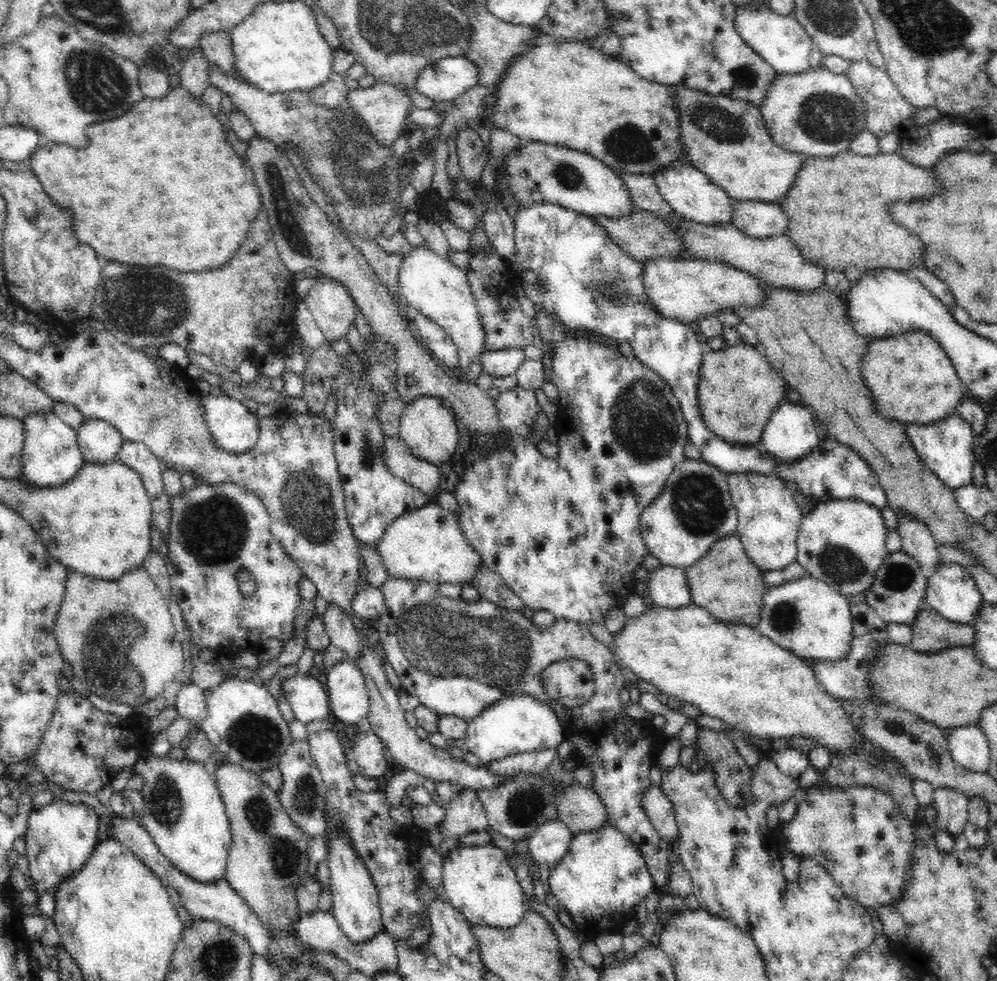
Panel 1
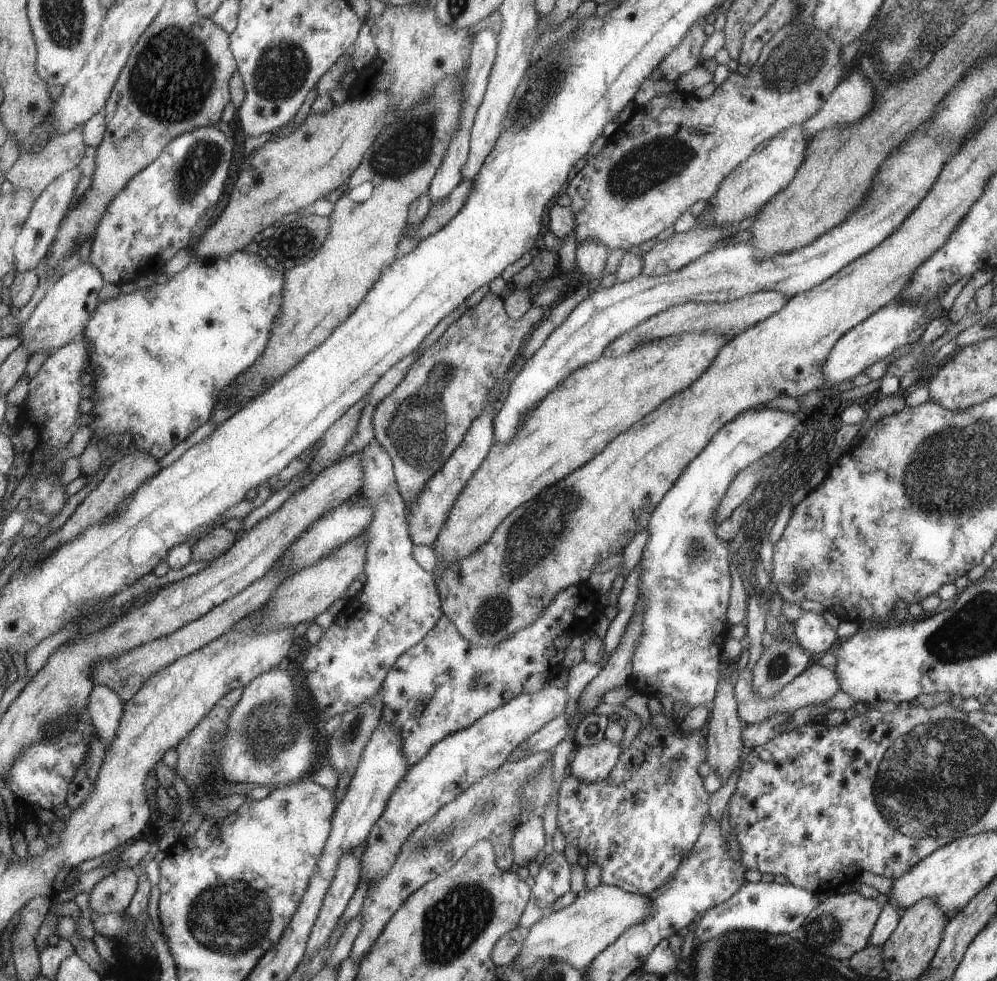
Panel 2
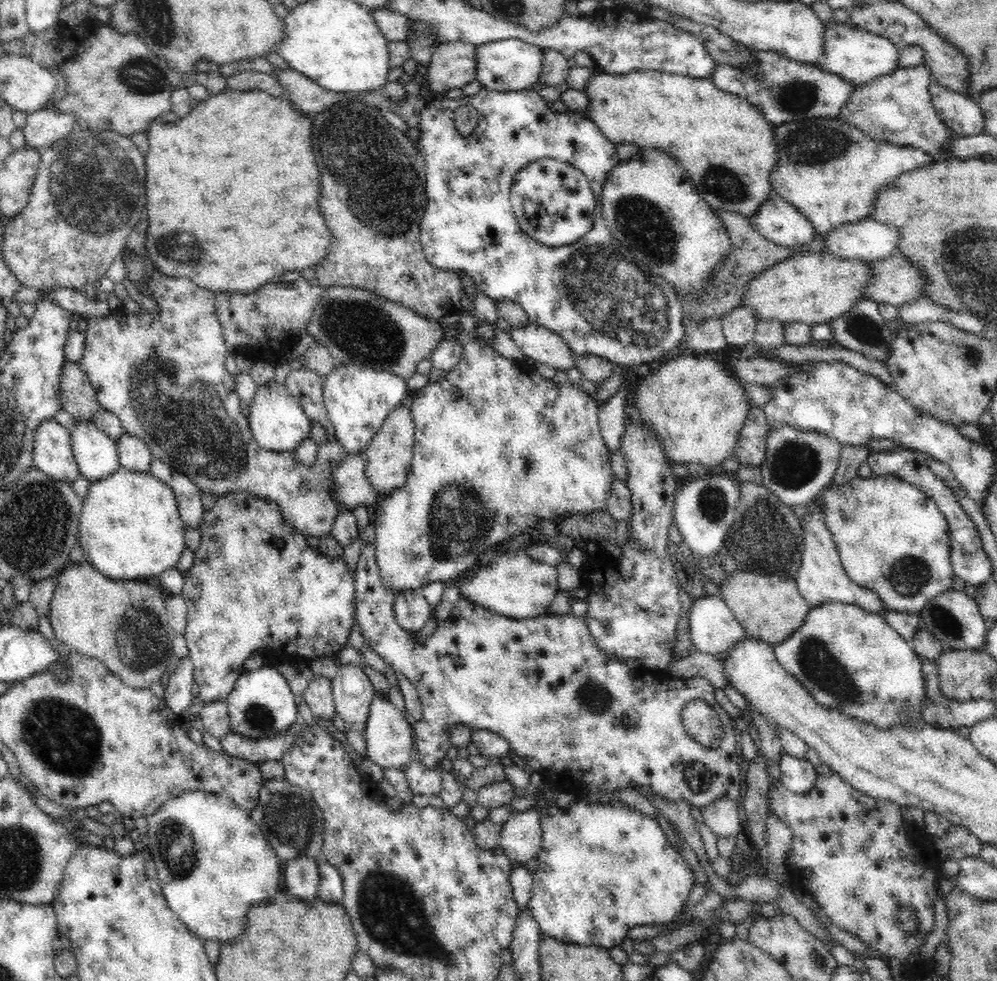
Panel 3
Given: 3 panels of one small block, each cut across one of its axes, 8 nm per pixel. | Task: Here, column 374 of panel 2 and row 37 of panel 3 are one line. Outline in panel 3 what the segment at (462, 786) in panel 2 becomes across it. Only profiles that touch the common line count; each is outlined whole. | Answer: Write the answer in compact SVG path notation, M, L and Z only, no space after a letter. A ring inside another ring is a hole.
M835 21L824 23L824 58L819 59L820 70L831 71L857 86L876 80L898 69L898 49L888 39L870 34L865 29L840 24Z

